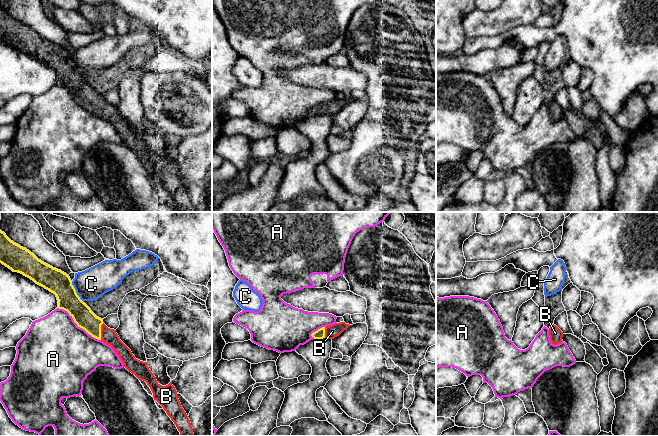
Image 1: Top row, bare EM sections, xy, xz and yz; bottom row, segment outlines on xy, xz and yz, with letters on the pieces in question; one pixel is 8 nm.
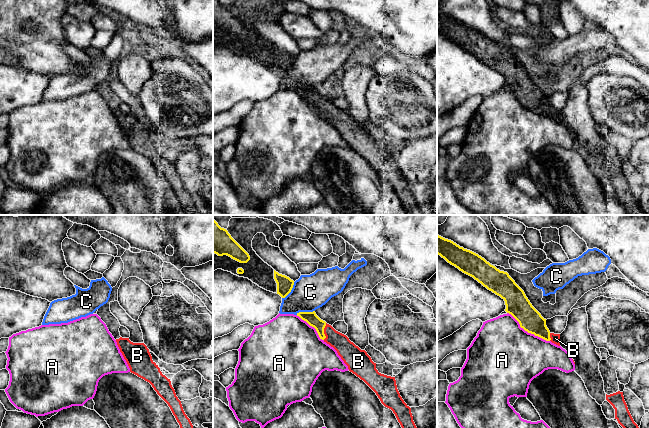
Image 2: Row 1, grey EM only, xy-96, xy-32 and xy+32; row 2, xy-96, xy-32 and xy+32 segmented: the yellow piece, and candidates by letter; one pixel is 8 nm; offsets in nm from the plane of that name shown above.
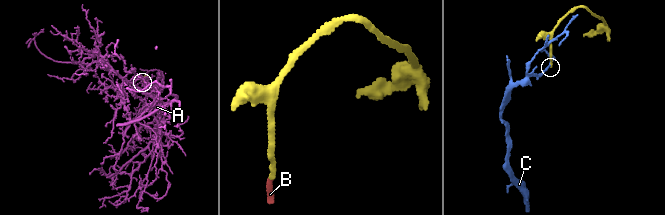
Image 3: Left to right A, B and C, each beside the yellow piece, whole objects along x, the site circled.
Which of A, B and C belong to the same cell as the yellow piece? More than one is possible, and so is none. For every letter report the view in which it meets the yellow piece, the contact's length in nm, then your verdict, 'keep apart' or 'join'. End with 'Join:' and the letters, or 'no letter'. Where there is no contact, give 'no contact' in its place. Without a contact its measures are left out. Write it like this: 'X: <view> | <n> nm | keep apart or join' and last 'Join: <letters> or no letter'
A: xy | 440 nm | keep apart
B: xy | 140 nm | join
C: xy | 200 nm | keep apart
Join: B

